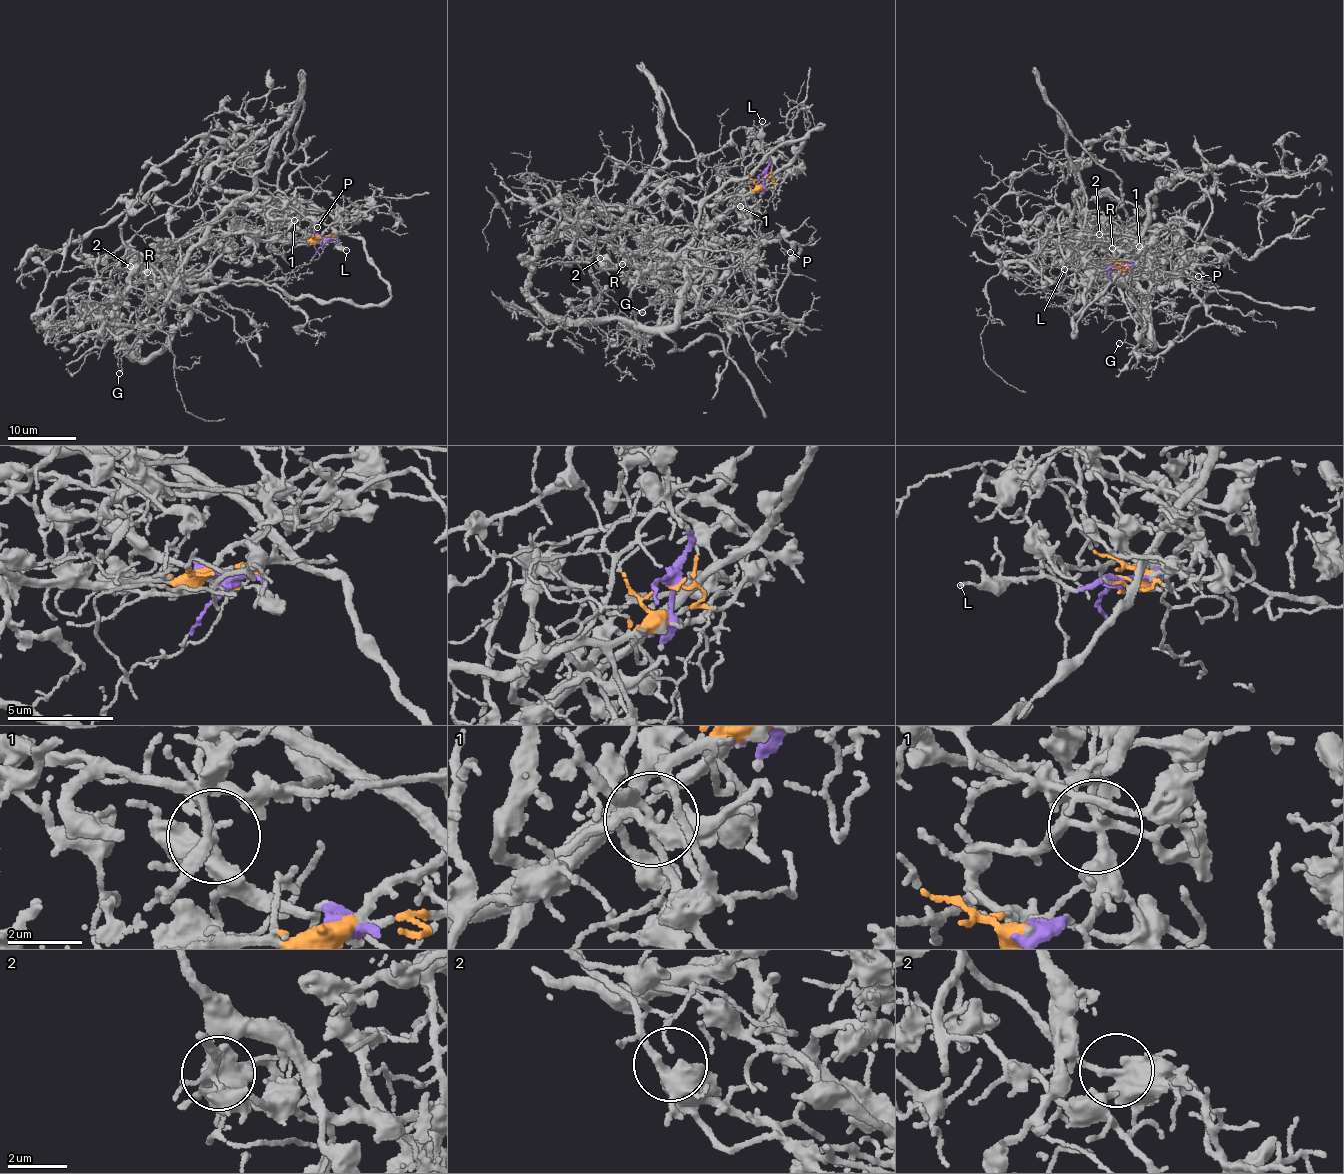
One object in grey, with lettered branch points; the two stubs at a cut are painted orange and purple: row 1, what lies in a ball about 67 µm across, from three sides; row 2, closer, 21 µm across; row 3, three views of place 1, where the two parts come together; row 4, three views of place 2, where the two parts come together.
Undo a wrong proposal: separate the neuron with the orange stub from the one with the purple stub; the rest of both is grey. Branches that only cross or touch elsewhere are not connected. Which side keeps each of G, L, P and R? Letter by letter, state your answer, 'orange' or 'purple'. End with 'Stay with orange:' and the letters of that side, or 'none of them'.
G: purple
L: purple
P: orange
R: orange
Stay with orange: P, R

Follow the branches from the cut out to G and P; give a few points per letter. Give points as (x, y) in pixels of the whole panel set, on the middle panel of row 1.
G: (763, 177), (755, 204), (728, 209), (713, 230), (706, 304), (641, 338), (632, 309), (641, 311)
P: (763, 177), (754, 182), (745, 198), (748, 229), (757, 236), (770, 233), (777, 237), (781, 247), (790, 252)

